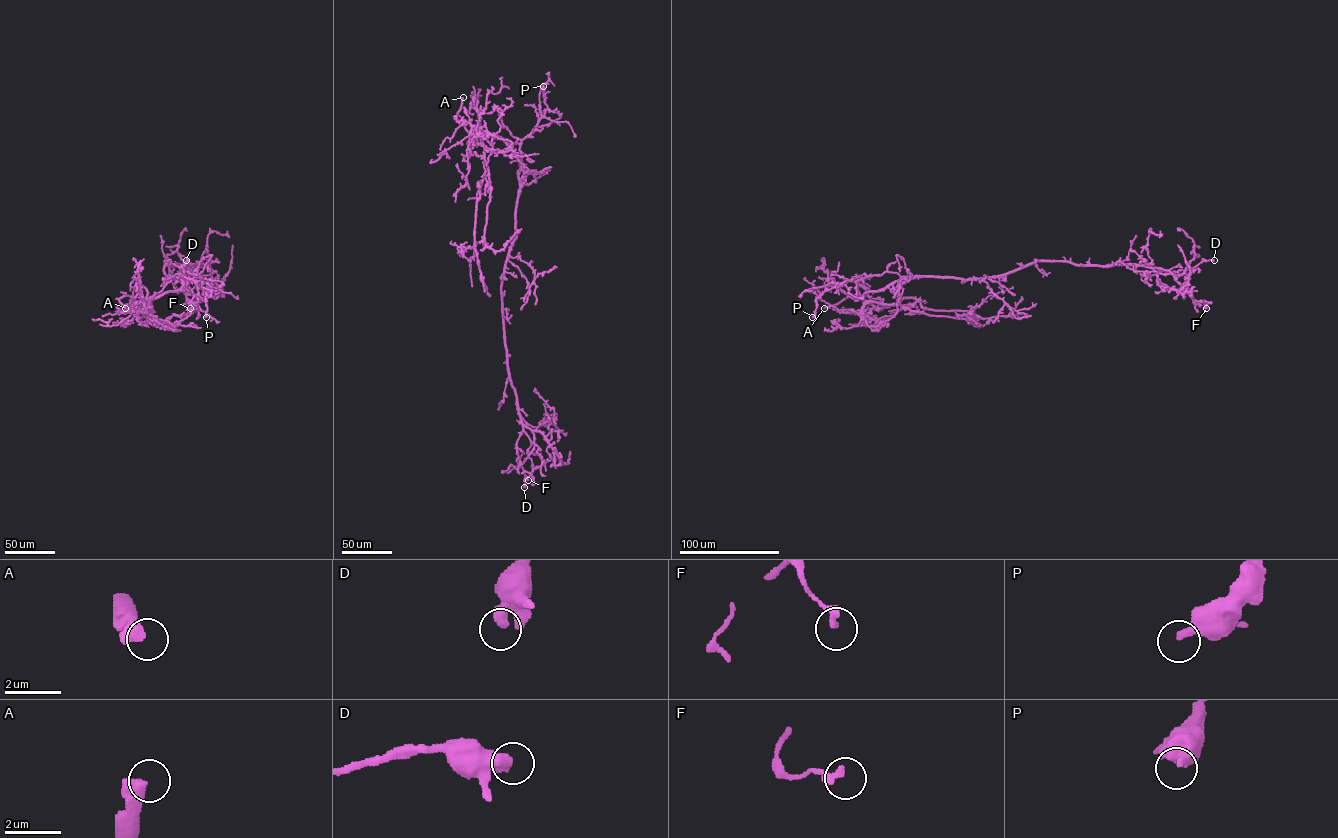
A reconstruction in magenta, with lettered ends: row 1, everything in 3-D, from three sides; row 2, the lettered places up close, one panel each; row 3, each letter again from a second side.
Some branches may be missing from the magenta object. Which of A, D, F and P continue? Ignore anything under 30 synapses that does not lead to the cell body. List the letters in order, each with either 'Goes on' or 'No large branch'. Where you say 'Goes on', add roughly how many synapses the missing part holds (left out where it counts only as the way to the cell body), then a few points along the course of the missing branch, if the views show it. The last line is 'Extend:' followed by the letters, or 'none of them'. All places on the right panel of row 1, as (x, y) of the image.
A: Goes on. Course of what is missing: (824, 308), (816, 314), (824, 323)
D: No large branch
F: No large branch
P: No large branch
Extend: A

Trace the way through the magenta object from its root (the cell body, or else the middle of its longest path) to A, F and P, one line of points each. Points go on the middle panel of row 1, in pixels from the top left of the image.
A: (515, 232), (520, 161), (498, 137), (485, 135), (480, 131), (474, 140), (456, 117), (463, 97)
F: (515, 232), (502, 281), (502, 309), (507, 369), (520, 423), (538, 446), (542, 461), (525, 478), (528, 480)
P: (515, 232), (520, 143), (547, 109), (543, 86)

